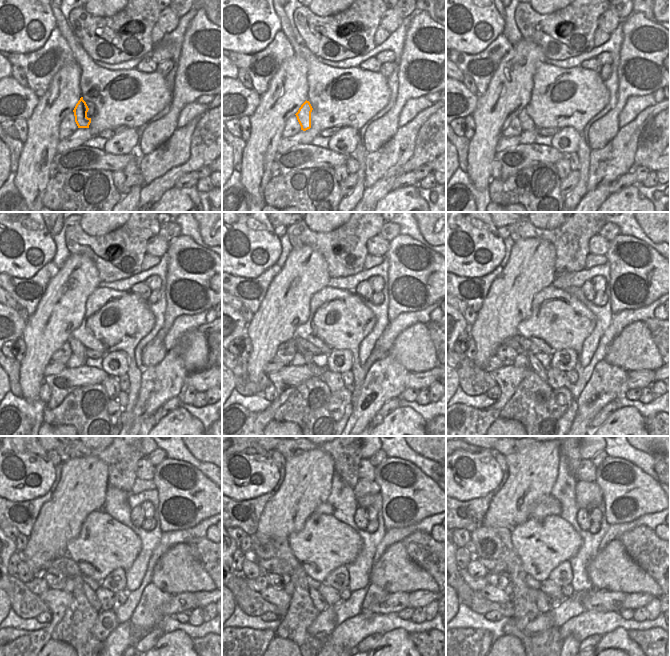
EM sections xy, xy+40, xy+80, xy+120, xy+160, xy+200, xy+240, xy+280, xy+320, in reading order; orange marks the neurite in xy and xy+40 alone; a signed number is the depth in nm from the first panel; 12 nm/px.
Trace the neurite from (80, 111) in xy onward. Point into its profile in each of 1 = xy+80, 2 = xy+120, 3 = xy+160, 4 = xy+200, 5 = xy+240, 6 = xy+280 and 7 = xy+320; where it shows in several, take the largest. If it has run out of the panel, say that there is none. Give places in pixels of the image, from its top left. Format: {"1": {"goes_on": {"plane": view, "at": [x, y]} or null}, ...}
{"1": {"goes_on": {"plane": "xy+80", "at": [527, 124]}}, "2": {"goes_on": {"plane": "xy+120", "at": [77, 348]}}, "3": {"goes_on": {"plane": "xy+160", "at": [308, 358]}}, "4": {"goes_on": {"plane": "xy+200", "at": [534, 364]}}, "5": {"goes_on": {"plane": "xy+240", "at": [89, 593]}}, "6": {"goes_on": {"plane": "xy+280", "at": [319, 602]}}, "7": {"goes_on": {"plane": "xy+320", "at": [544, 603]}}}

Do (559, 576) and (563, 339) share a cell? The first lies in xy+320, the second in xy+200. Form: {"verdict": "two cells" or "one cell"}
{"verdict": "two cells"}

